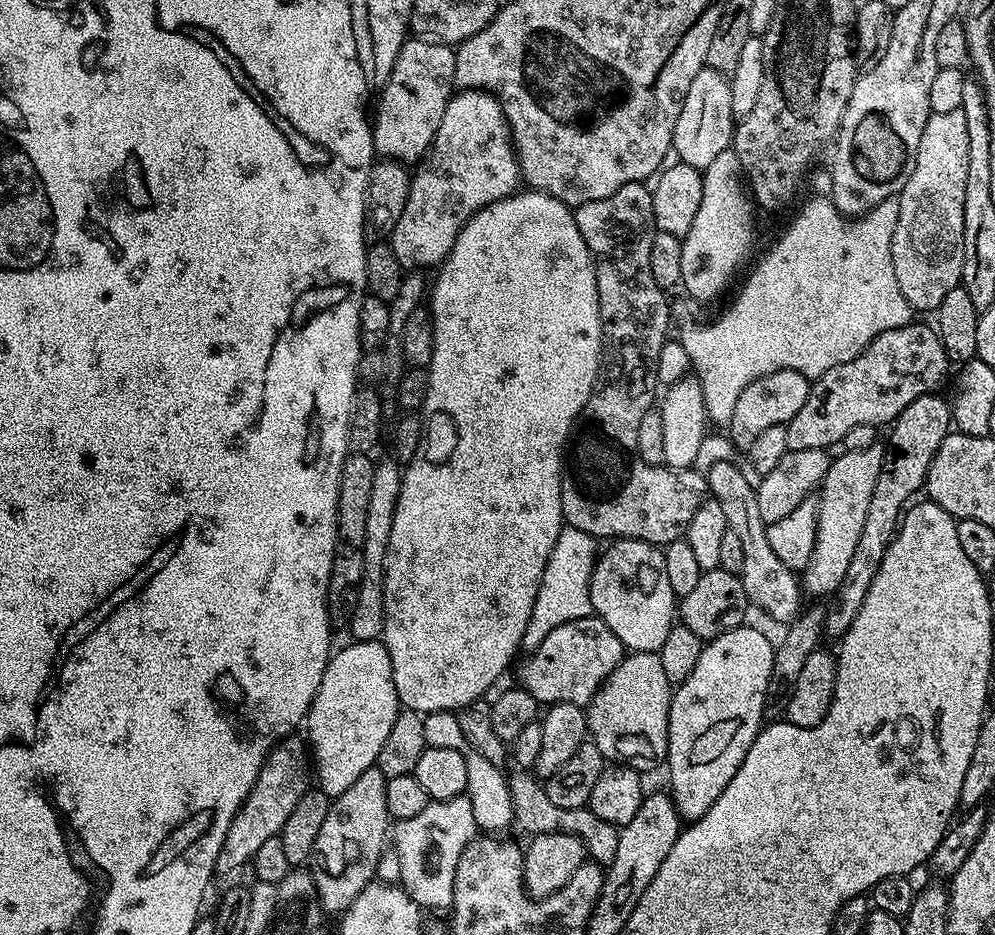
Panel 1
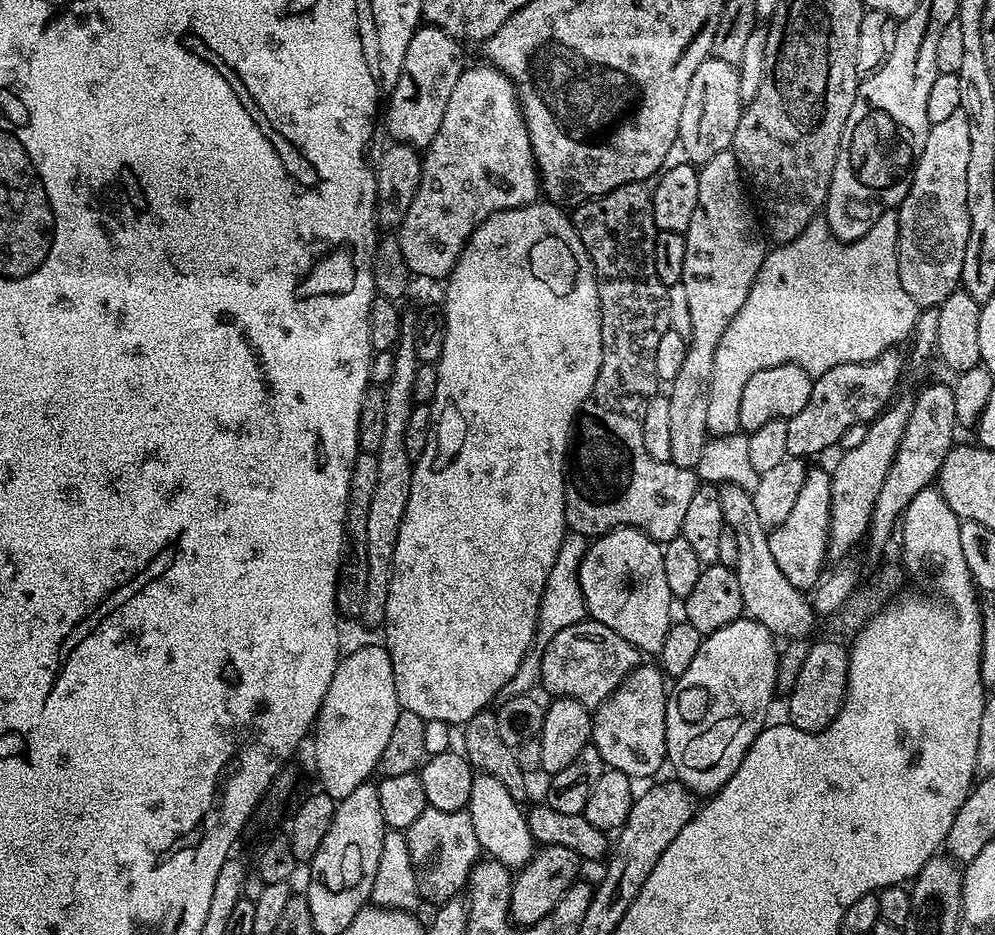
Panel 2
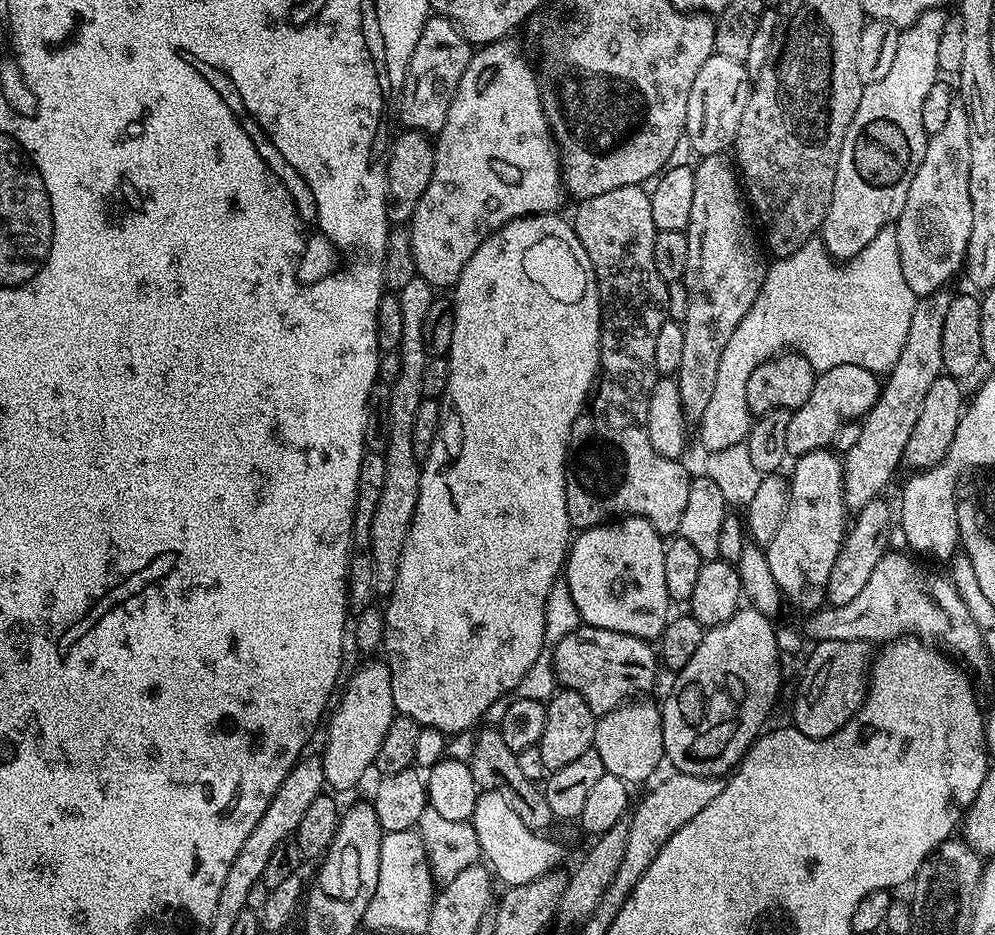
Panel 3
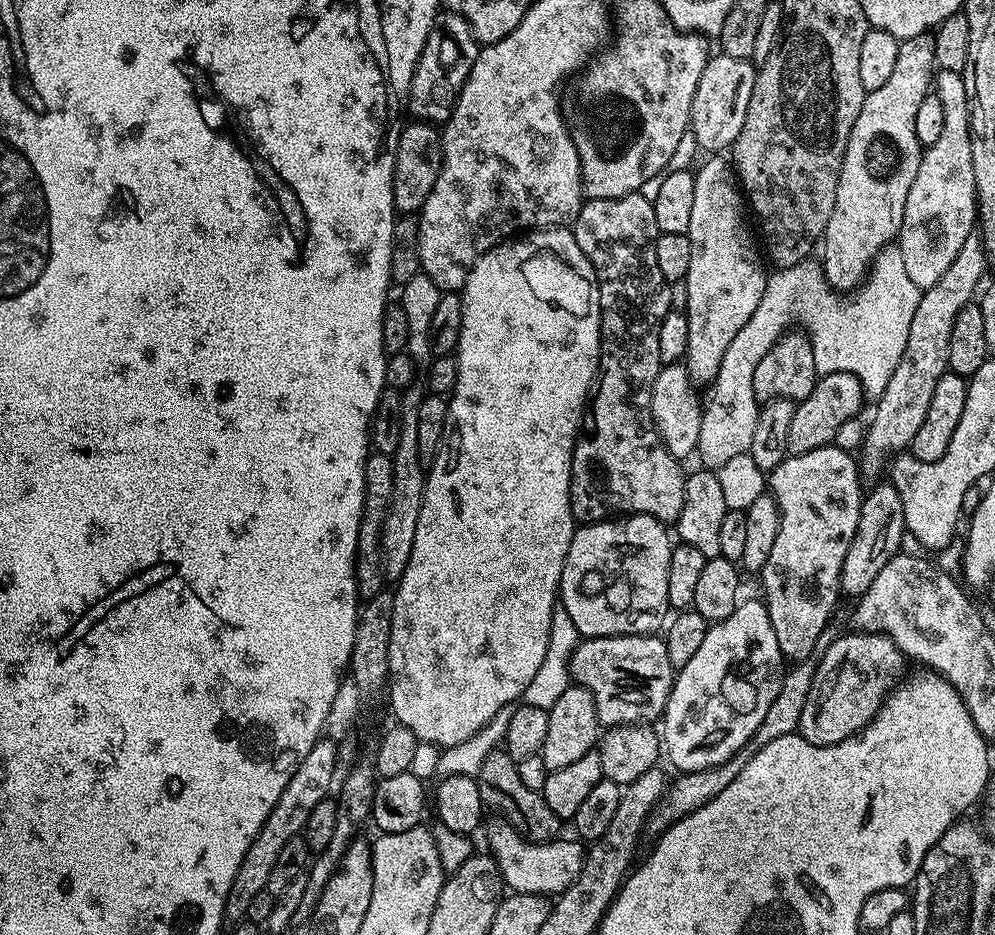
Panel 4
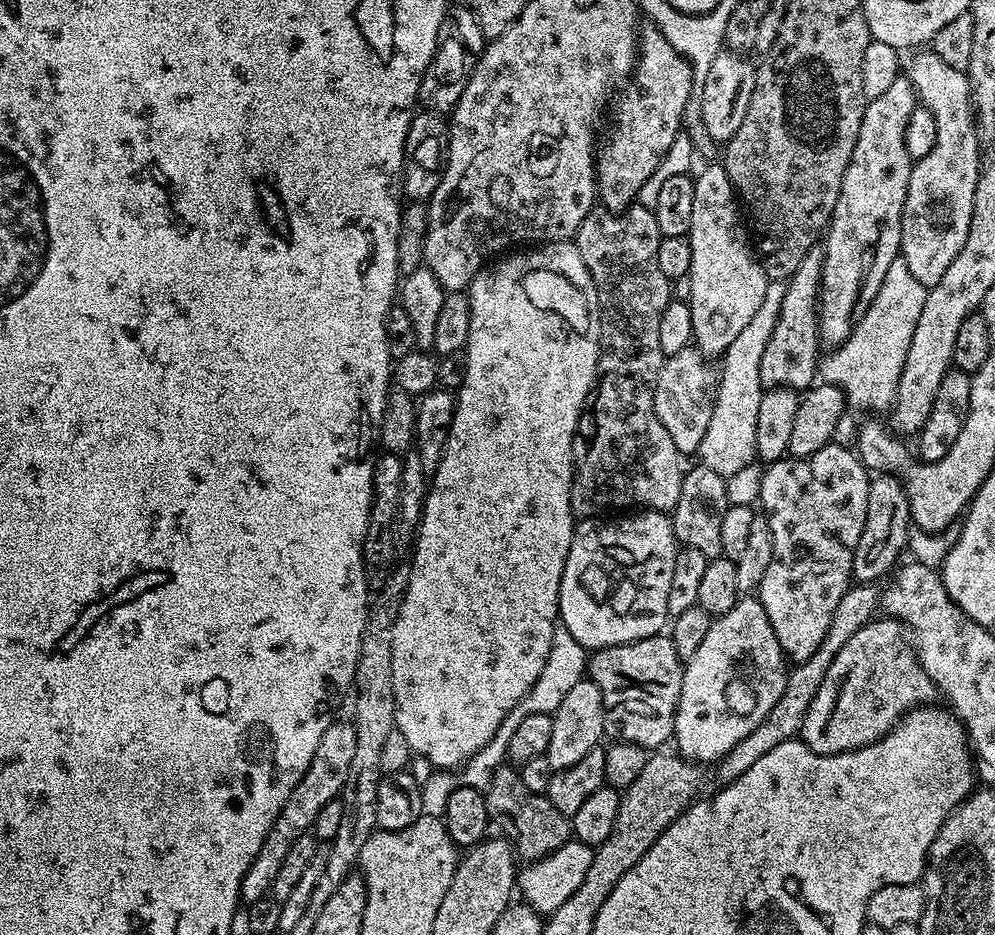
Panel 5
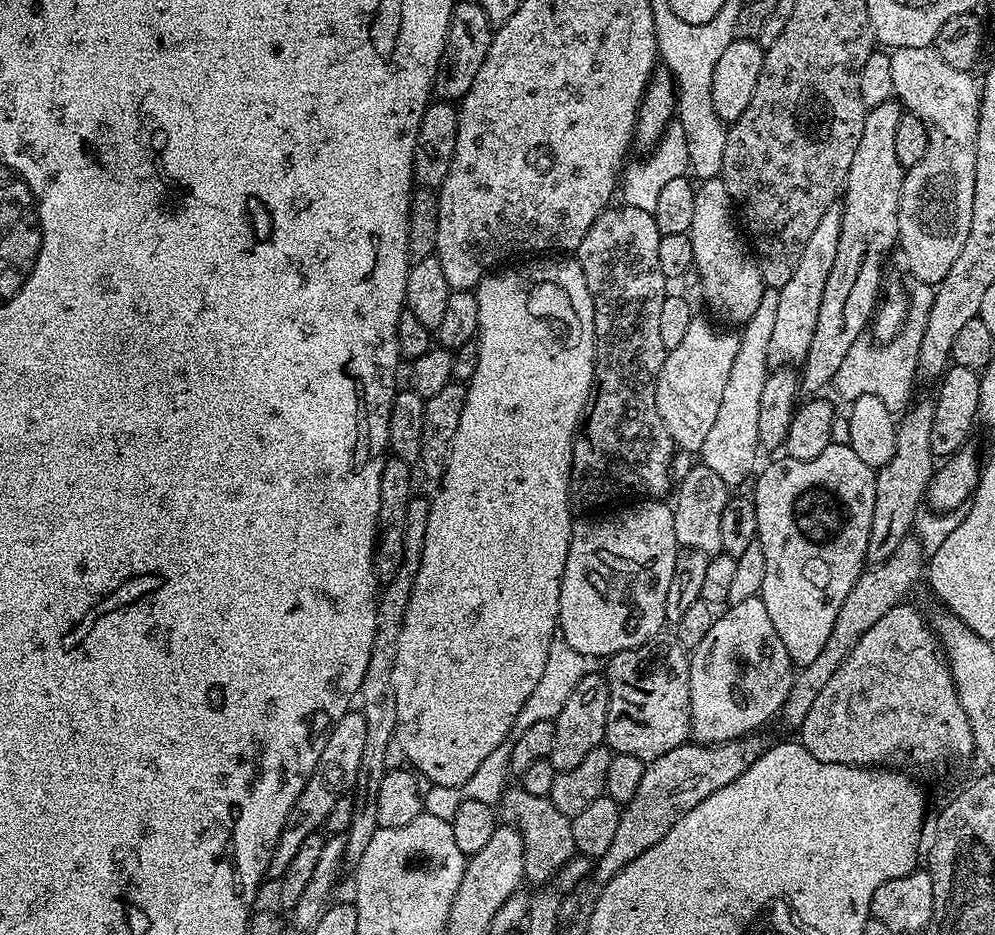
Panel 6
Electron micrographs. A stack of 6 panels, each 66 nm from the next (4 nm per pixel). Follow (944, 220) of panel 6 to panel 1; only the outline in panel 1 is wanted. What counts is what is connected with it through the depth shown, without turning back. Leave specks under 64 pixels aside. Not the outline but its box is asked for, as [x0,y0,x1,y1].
[892,108,970,313]

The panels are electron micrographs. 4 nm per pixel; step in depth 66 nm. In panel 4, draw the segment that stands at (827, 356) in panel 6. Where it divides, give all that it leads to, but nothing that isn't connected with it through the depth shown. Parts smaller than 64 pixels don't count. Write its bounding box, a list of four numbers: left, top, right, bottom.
[822,35,935,294]

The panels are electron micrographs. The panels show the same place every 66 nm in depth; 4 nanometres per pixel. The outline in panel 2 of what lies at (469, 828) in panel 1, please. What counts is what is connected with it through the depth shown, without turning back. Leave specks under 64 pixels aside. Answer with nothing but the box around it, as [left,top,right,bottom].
[405,807,482,904]

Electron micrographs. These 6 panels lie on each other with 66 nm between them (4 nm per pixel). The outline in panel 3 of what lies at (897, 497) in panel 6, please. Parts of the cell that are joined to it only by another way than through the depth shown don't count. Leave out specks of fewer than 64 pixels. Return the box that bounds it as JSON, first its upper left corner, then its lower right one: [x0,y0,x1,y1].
[825,498,894,606]

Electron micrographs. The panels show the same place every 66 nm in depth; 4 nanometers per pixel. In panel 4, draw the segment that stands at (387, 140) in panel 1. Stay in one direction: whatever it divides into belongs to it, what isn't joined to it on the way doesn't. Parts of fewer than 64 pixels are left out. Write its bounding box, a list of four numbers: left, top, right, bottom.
[406,10,481,126]

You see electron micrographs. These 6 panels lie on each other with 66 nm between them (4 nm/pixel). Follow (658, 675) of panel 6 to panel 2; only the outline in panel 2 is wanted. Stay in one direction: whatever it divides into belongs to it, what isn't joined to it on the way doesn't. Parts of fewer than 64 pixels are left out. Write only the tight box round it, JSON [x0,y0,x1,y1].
[539,618,641,710]

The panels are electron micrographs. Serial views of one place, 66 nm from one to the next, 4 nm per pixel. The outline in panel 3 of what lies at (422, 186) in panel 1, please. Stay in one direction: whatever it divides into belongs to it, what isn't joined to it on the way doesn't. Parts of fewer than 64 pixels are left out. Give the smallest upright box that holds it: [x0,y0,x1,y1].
[407,42,566,290]

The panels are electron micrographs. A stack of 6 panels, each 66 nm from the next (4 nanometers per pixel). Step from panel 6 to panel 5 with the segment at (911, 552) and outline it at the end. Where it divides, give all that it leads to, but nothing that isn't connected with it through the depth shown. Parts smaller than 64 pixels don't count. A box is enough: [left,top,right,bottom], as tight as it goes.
[715,582,878,786]

